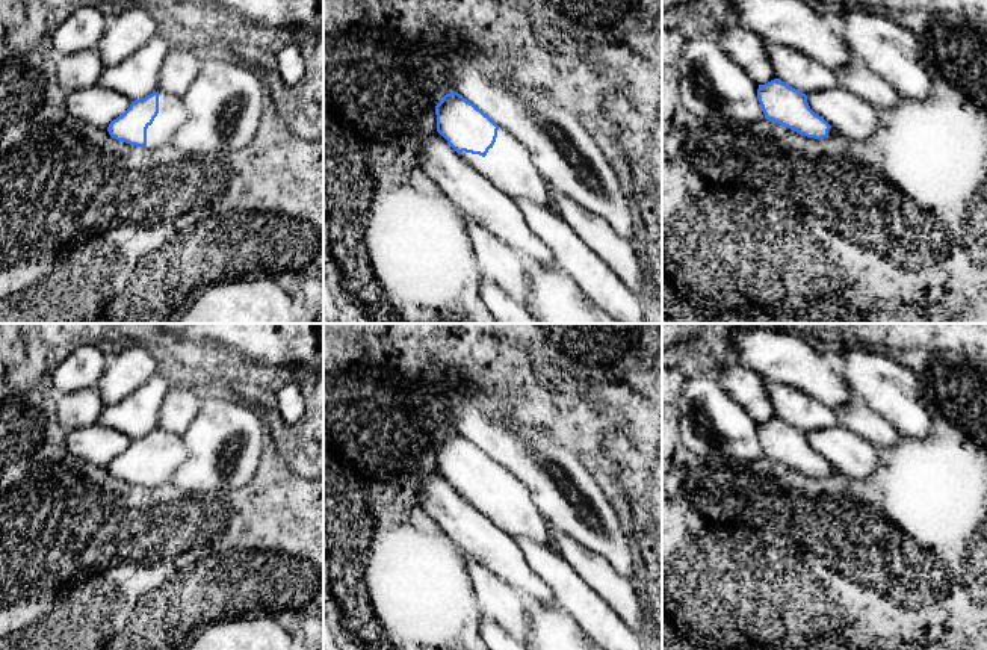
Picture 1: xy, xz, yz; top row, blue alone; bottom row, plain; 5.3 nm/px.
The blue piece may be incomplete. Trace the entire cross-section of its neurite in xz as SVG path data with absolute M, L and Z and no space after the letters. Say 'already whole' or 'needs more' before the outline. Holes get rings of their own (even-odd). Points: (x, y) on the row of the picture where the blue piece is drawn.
needs more | M458 92L435 106L437 132L500 192L518 201L534 201L559 215L547 181L523 144Z

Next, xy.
needs more | M157 91L131 101L130 107L109 124L107 132L130 145L159 148L174 141L186 119L187 109L181 98Z

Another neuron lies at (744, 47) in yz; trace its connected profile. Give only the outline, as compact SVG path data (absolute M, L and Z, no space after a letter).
M741 26L722 29L719 41L726 54L739 63L757 85L765 85L777 79L768 57L769 44Z

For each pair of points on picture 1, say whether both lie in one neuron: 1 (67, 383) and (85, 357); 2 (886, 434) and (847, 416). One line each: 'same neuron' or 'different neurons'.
1: same neuron
2: same neuron

